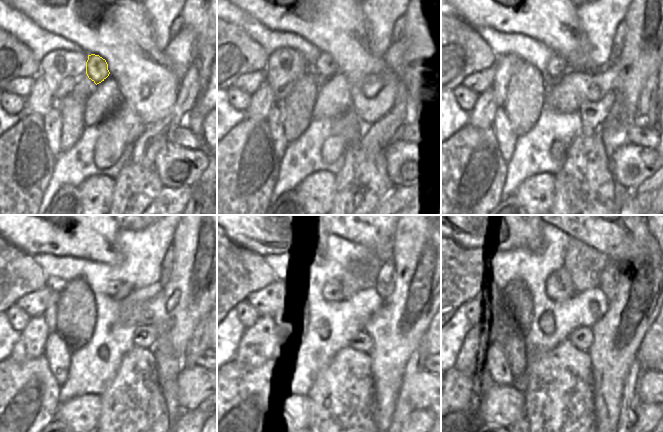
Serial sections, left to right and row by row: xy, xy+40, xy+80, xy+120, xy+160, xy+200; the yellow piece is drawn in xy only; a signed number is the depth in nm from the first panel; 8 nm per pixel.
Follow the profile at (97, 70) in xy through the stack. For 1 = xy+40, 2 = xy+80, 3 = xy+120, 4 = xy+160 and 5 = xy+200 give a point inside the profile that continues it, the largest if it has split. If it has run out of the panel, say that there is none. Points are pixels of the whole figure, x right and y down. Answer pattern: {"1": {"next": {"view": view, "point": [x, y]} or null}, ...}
{"1": {"next": {"view": "xy+40", "point": [325, 67]}}, "2": {"next": {"view": "xy+80", "point": [556, 65]}}, "3": {"next": {"view": "xy+120", "point": [112, 287]}}, "4": {"next": {"view": "xy+160", "point": [332, 291]}}, "5": {"next": {"view": "xy+200", "point": [559, 286]}}}

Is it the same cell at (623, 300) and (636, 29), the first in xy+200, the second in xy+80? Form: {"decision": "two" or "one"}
{"decision": "one"}

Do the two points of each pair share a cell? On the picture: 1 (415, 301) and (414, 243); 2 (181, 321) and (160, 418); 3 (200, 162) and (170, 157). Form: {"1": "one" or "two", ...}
{"1": "one", "2": "two", "3": "one"}

